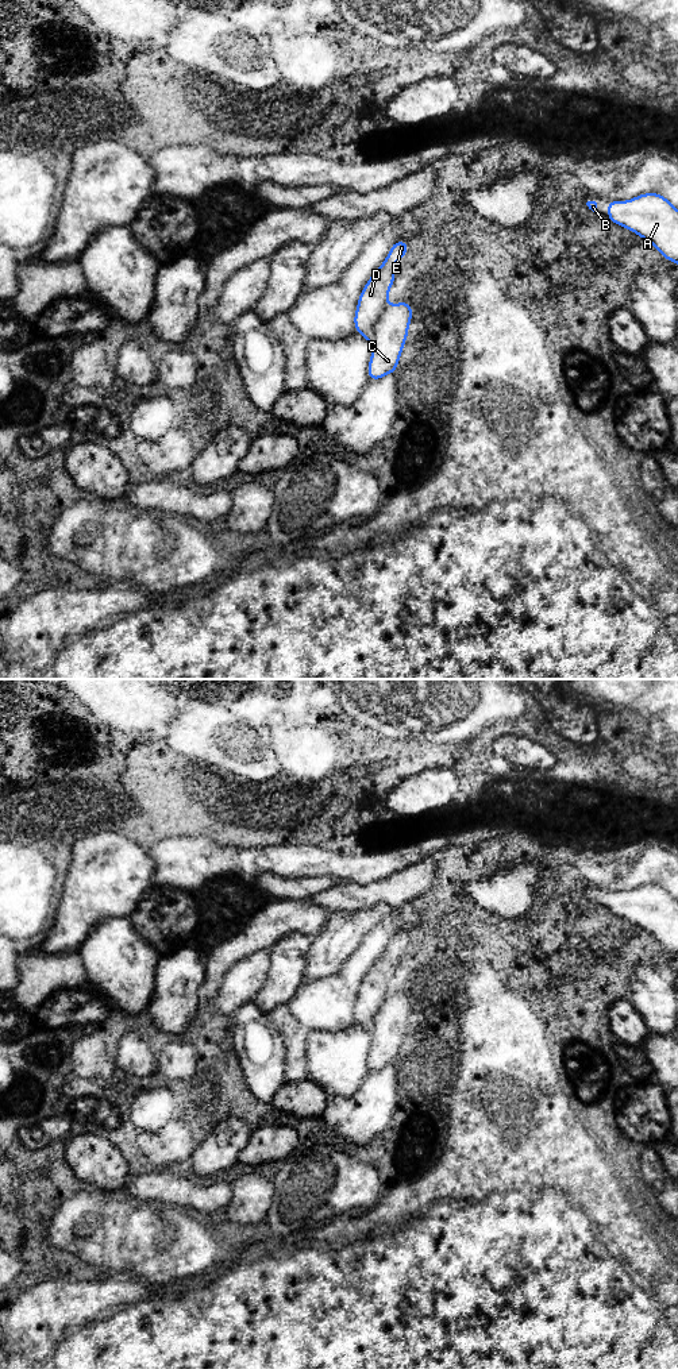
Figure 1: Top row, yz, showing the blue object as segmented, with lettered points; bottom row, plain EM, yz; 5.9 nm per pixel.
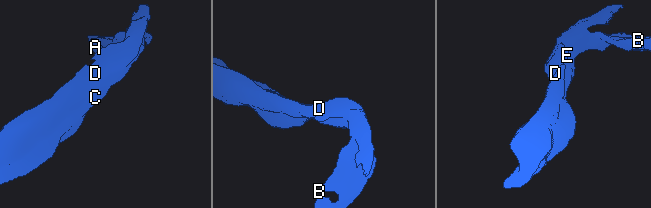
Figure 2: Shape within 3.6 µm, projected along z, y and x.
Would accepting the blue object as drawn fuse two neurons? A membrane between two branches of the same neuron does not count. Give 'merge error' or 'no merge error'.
merge error

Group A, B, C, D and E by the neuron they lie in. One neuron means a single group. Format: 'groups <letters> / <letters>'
groups A B C / D E

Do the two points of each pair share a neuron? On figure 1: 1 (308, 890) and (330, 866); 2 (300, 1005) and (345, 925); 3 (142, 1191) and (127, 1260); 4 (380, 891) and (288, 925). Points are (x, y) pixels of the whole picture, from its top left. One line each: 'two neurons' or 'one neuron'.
1: two neurons
2: two neurons
3: two neurons
4: two neurons

